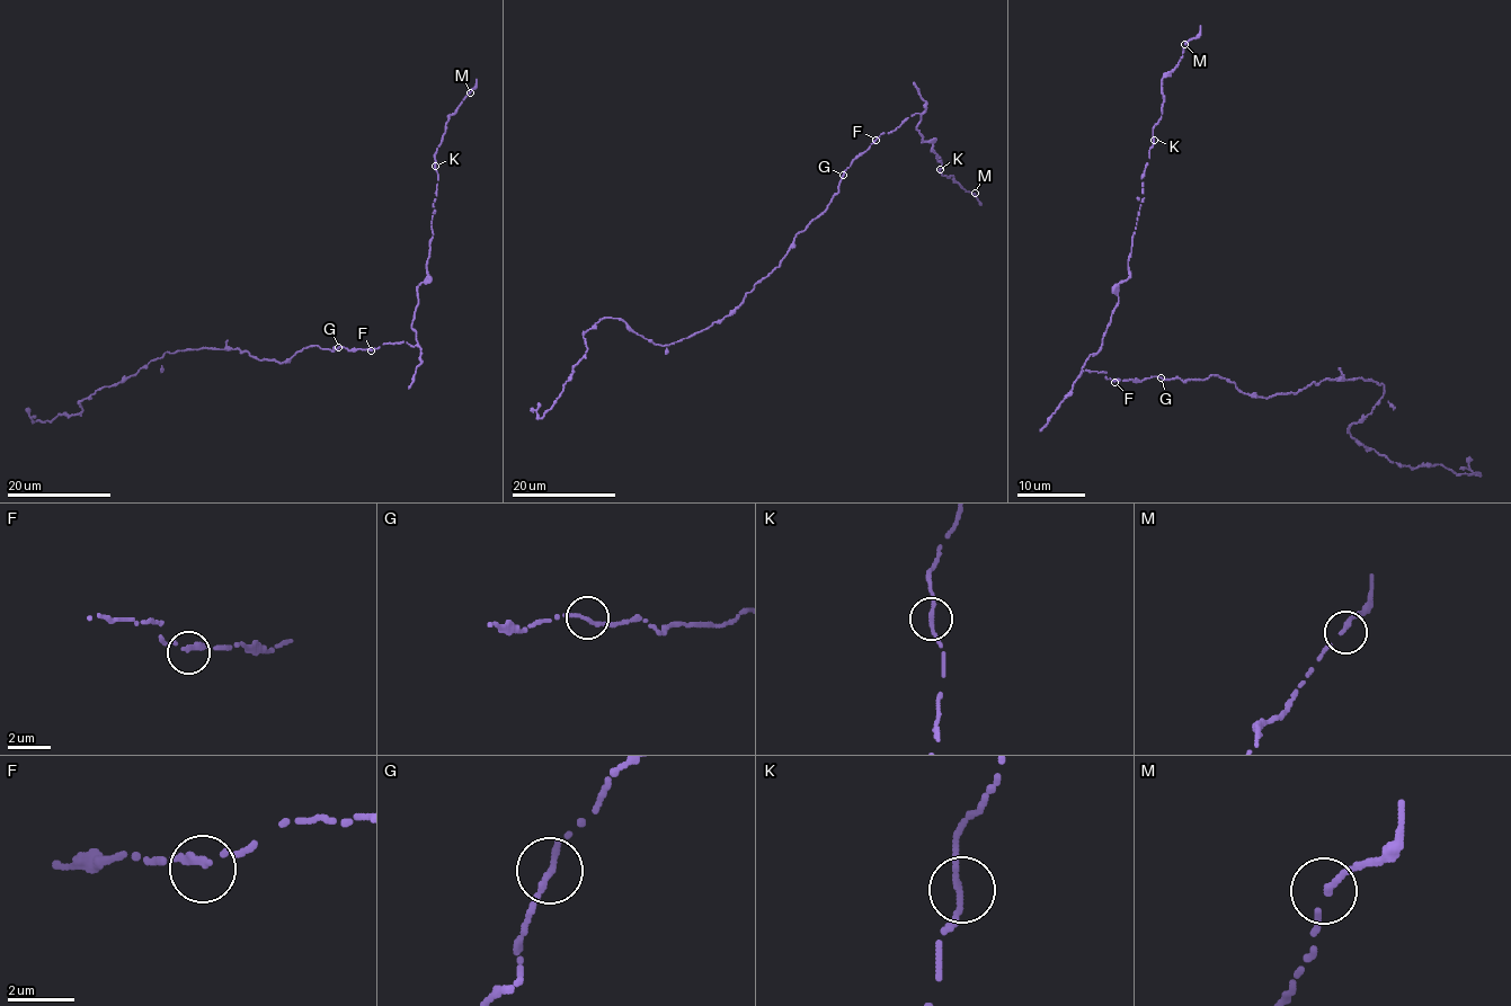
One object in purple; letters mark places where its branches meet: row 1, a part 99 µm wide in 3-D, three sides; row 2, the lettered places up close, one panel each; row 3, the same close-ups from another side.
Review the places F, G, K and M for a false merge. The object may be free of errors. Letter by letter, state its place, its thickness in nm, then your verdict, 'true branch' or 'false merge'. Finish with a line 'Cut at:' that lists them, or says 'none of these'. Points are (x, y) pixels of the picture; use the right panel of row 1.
F: (1114, 382) | 240 nm | true branch
G: (1161, 377) | 240 nm | true branch
K: (1154, 140) | 170 nm | true branch
M: (1184, 44) | 180 nm | true branch
Cut at: none of these

